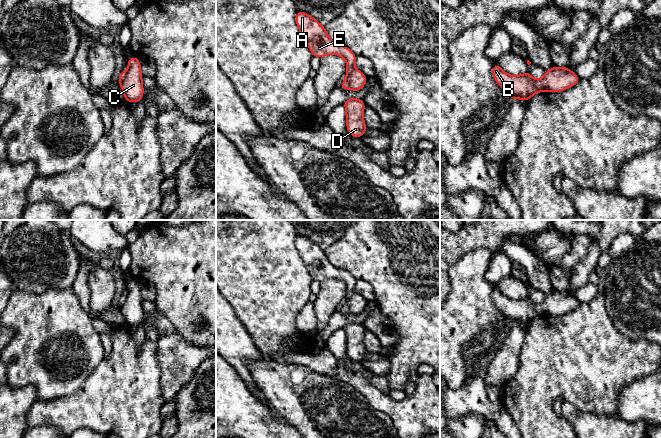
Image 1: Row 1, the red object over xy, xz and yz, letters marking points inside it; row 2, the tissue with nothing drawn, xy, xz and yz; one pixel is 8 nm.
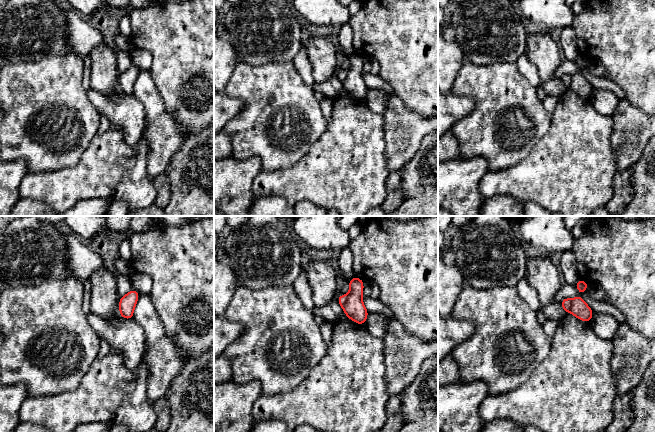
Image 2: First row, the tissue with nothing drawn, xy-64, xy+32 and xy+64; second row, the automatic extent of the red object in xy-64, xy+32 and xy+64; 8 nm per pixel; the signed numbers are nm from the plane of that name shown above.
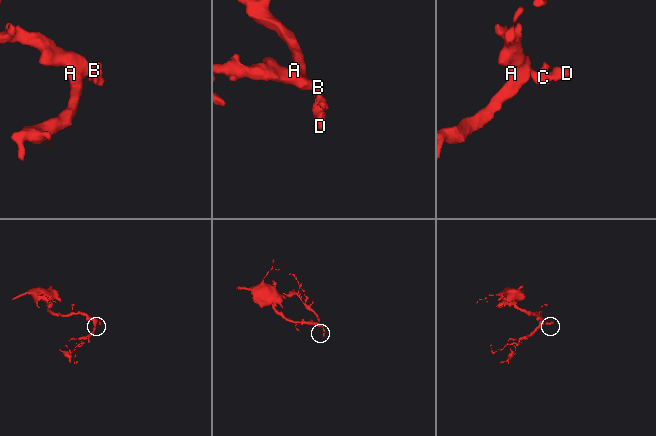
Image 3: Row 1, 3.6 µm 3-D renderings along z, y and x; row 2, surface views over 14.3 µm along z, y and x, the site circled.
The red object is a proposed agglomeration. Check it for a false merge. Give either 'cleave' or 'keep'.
cleave

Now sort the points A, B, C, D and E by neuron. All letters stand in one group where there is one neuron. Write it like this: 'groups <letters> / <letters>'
groups A B C E / D

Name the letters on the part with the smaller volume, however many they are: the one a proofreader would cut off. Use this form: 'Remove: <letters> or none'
Remove: D

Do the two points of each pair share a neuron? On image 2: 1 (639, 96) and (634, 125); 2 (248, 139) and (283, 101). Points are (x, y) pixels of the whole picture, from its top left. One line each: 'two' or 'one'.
1: two
2: one

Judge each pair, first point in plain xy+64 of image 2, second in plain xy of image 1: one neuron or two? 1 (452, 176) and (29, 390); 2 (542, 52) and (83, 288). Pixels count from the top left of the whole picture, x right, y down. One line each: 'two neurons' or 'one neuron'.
1: one neuron
2: two neurons

